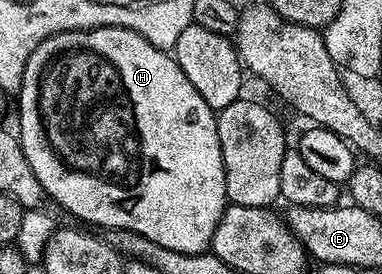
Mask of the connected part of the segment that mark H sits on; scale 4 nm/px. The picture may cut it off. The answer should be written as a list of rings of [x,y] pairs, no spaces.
[[[102,26],[81,32],[55,32],[36,47],[34,54],[30,54],[24,67],[24,76],[20,79],[18,95],[20,95],[18,139],[26,154],[26,162],[30,162],[34,178],[42,182],[42,190],[49,201],[61,204],[70,215],[85,220],[80,222],[100,230],[106,228],[134,230],[134,234],[142,234],[142,238],[150,238],[150,242],[158,242],[158,246],[166,246],[166,250],[182,254],[198,256],[209,251],[214,230],[222,218],[224,209],[229,205],[222,146],[218,142],[217,113],[210,106],[206,106],[206,102],[202,102],[202,94],[198,94],[198,90],[190,86],[190,78],[182,74],[175,59],[165,49],[150,46],[150,42],[142,38],[142,34],[118,26]]]

